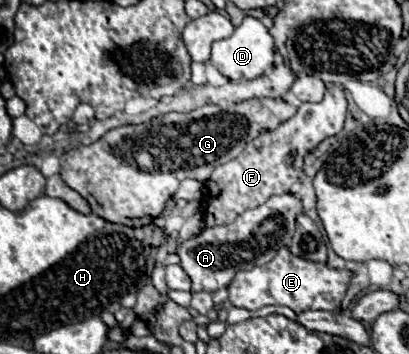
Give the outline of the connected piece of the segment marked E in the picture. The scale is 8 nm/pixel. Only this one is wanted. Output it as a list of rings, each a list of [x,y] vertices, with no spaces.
[[[286,246],[278,248],[274,260],[250,272],[238,272],[228,286],[228,300],[236,308],[258,310],[262,306],[290,306],[296,314],[304,310],[338,310],[350,282],[348,270],[332,270],[326,264],[292,256]]]

